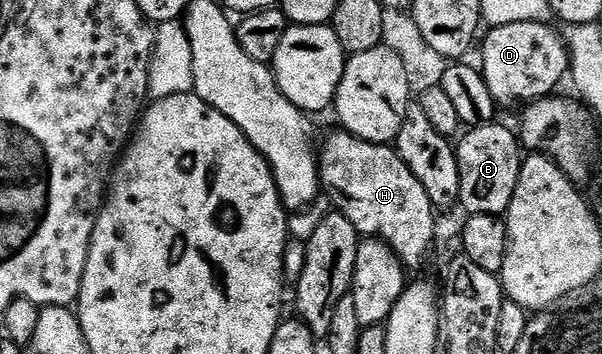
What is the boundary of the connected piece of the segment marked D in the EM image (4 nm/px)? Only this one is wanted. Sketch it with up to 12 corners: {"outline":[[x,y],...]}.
{"outline":[[541,23],[486,30],[483,79],[496,103],[552,96],[569,73]]}

